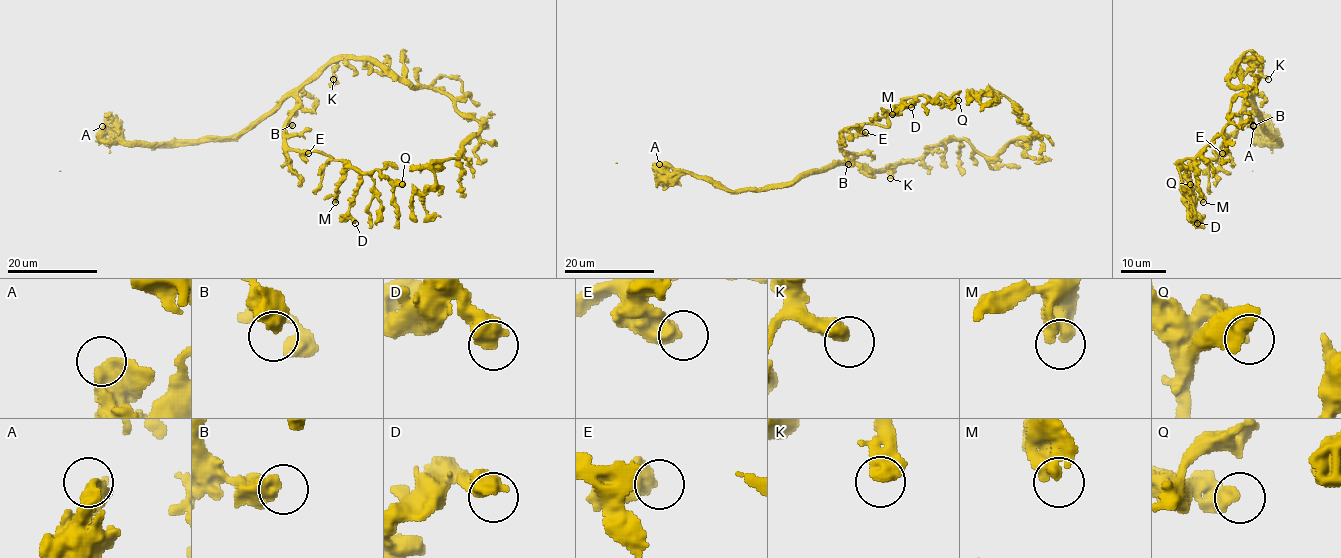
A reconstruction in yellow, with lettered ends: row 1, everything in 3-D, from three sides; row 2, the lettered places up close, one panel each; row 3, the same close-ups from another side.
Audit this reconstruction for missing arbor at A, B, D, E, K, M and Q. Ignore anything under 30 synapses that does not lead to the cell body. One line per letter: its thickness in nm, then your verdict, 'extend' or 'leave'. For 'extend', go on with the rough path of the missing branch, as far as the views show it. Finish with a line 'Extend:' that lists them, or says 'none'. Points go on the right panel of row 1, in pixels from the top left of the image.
A: 500 nm thick; leave
B: 500 nm thick; leave
D: 550 nm thick; leave
E: 600 nm thick; leave
K: 550 nm thick; leave
M: 500 nm thick; leave
Q: 440 nm thick; leave
Extend: none

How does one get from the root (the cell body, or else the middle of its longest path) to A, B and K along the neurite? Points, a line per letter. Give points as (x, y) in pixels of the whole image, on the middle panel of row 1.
A: (900, 162), (877, 169), (832, 165), (810, 169), (783, 185), (734, 191), (704, 177), (666, 173), (659, 164)
B: (900, 162), (886, 168), (864, 169), (847, 152), (848, 164)
K: (900, 162), (891, 171), (890, 178)

